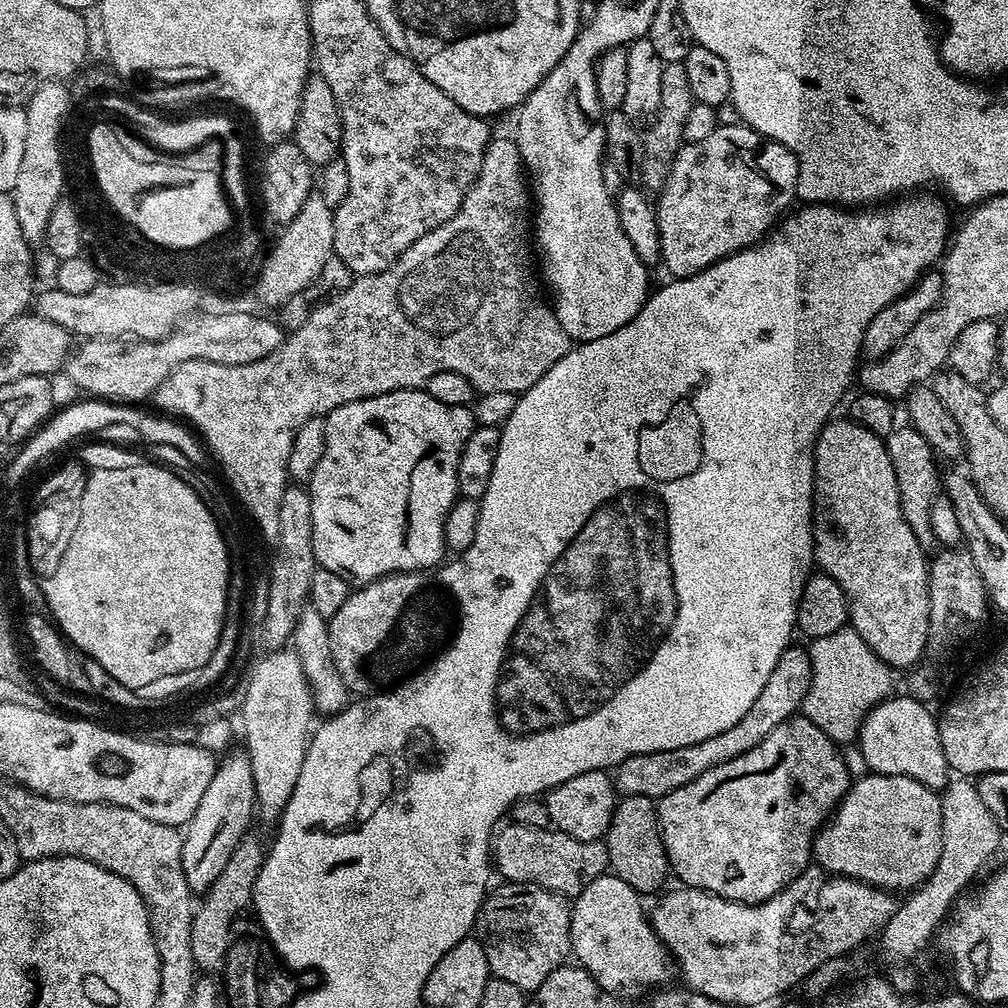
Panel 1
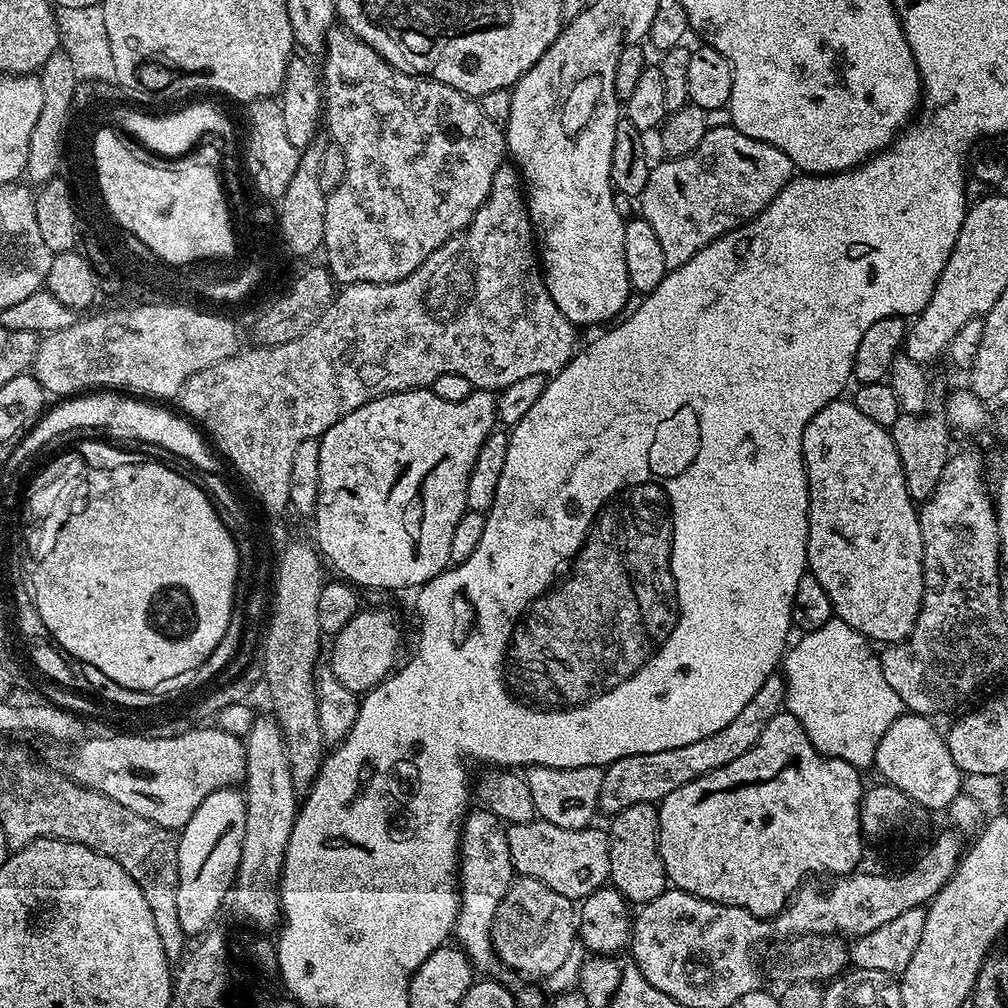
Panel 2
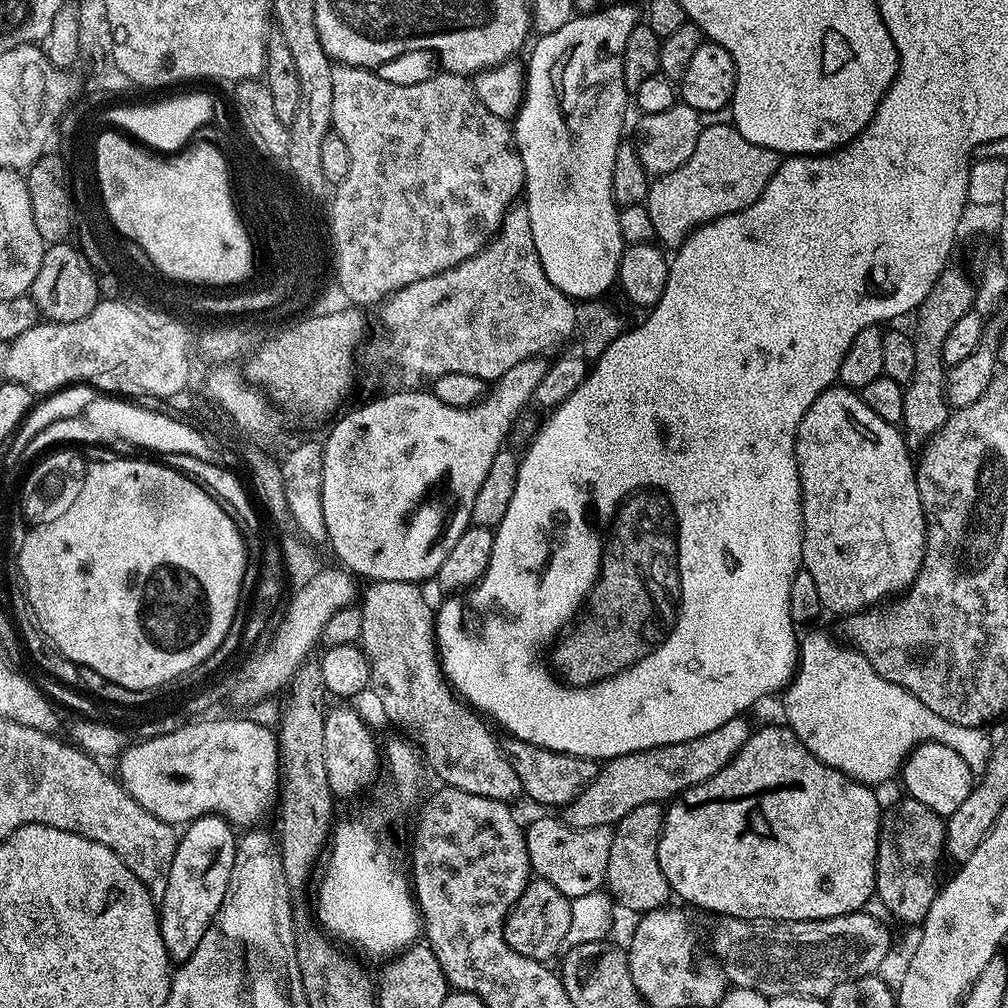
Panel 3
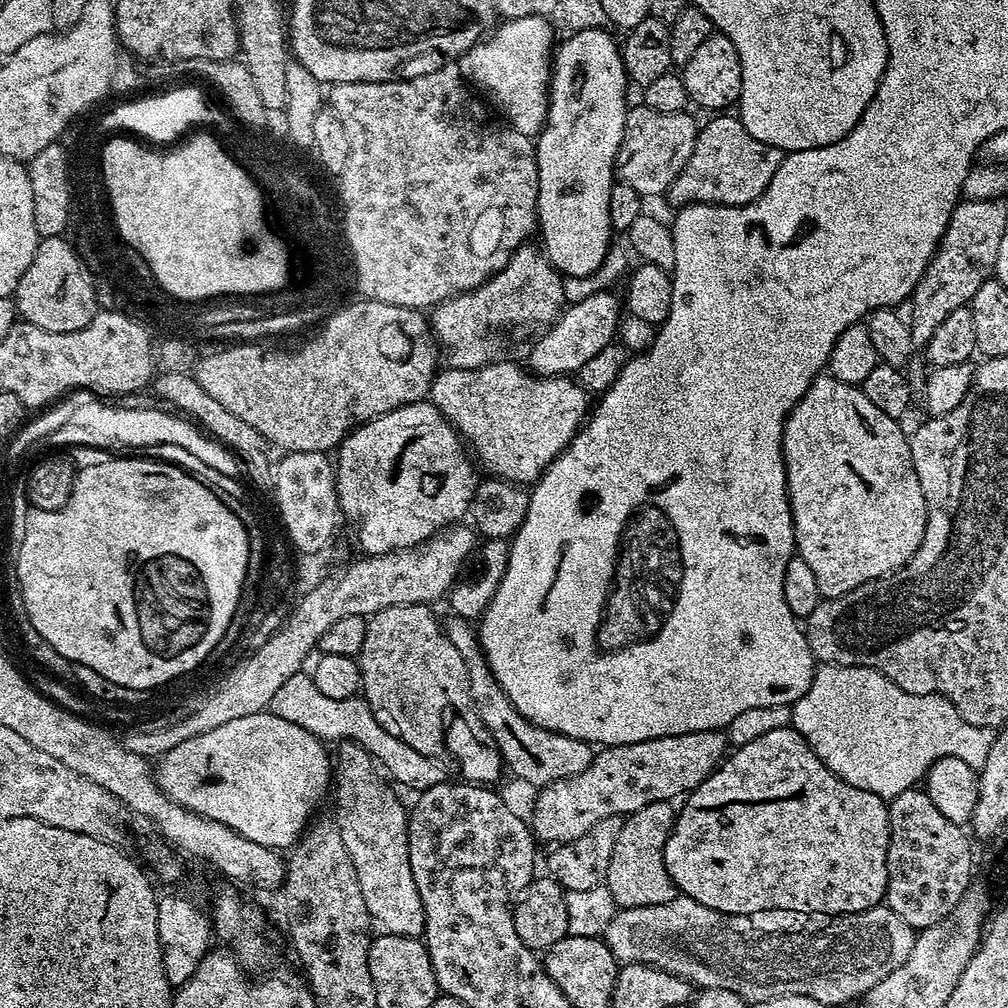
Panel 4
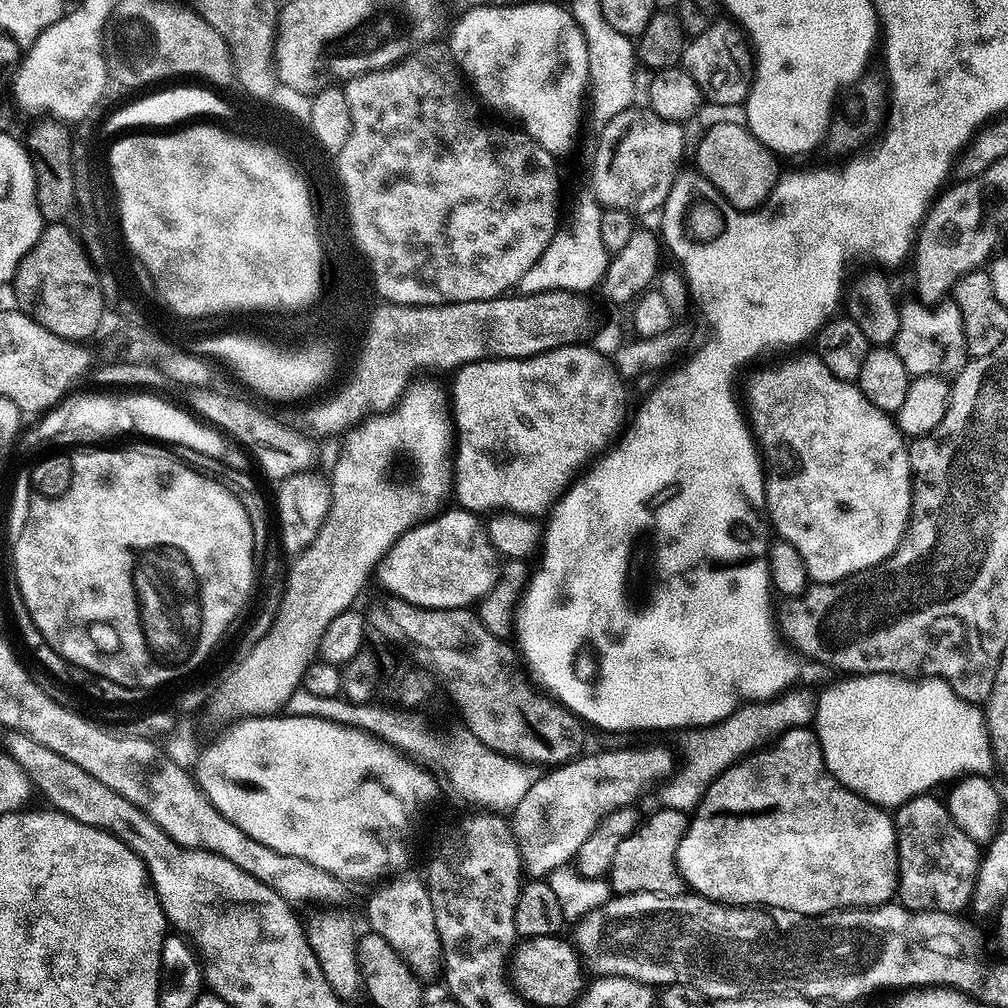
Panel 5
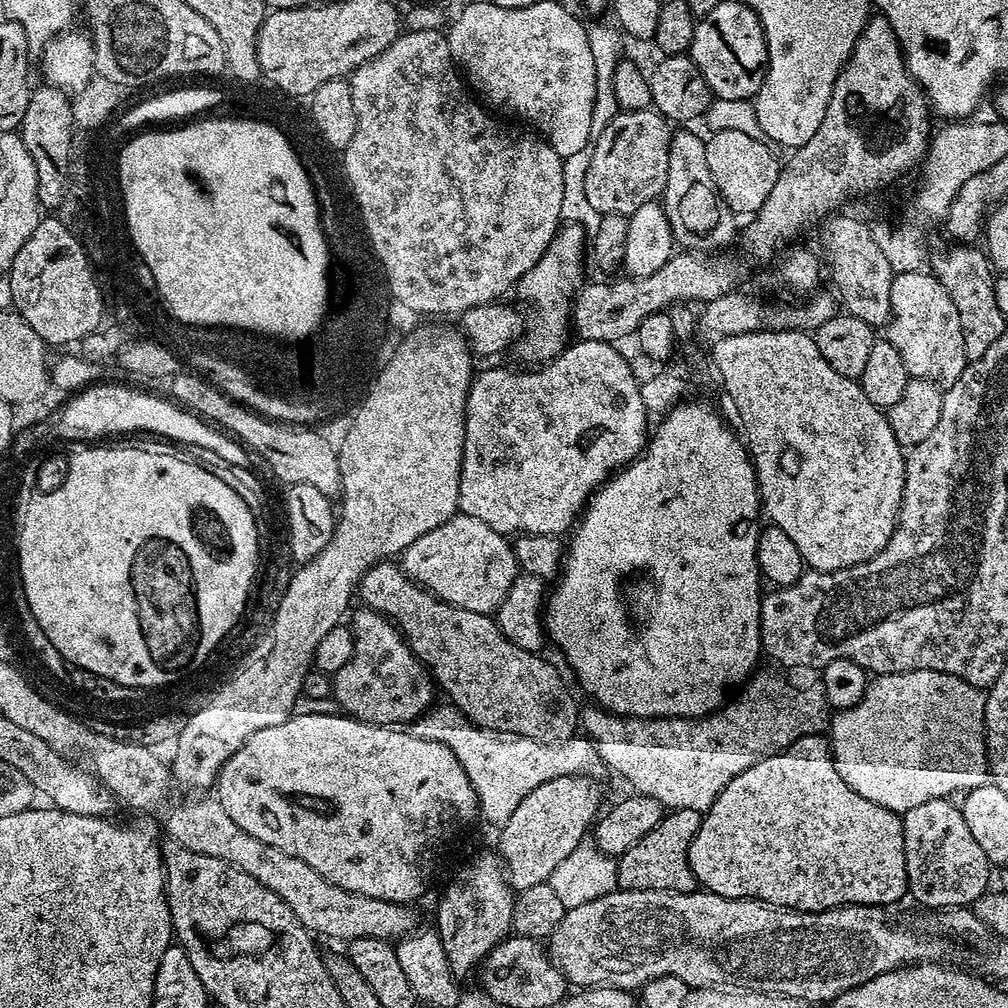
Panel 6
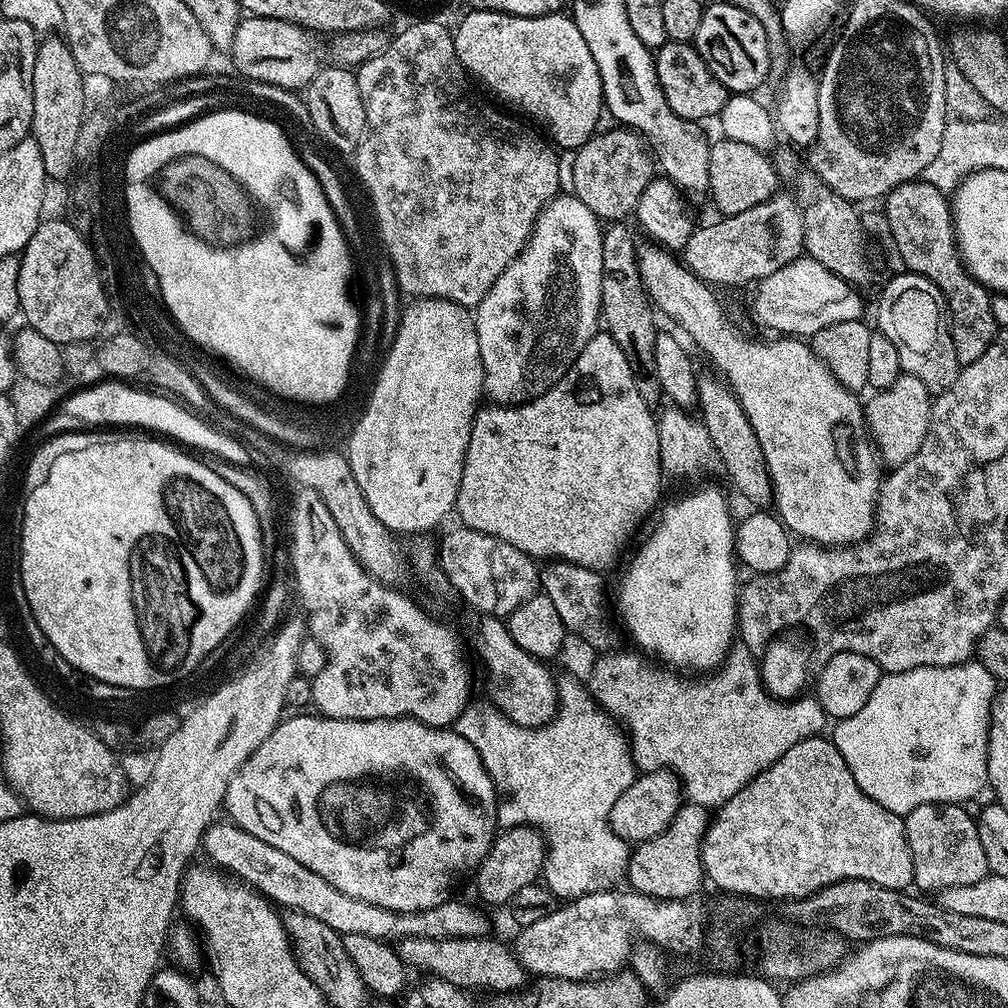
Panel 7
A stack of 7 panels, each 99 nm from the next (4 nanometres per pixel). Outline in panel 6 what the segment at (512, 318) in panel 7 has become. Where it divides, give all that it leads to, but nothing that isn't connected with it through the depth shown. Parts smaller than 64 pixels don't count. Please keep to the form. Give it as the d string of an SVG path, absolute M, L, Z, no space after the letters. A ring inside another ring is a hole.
M565 223L557 231L542 258L528 271L514 289L526 303L532 304L532 317L526 320L526 327L515 341L516 356L524 366L549 364L557 354L570 343L570 321L572 302L582 287L586 260L586 233L580 224Z

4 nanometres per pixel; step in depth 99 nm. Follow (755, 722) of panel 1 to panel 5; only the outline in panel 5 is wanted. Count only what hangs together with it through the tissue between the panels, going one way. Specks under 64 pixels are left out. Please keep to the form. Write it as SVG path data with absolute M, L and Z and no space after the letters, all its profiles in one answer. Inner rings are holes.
M644 744L641 748L612 748L609 752L596 752L593 756L581 754L575 760L553 767L543 776L537 775L534 786L522 794L522 802L512 809L510 823L512 833L516 835L516 844L520 847L520 862L523 871L532 878L544 878L555 868L563 868L575 861L582 842L594 834L594 826L602 822L606 814L619 808L631 808L639 796L648 791L659 789L672 779L678 768L676 756L664 744Z

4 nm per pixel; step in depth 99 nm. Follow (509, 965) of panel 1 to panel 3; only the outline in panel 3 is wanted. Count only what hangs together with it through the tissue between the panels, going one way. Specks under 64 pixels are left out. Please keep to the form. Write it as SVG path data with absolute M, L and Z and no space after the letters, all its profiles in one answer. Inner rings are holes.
M539 878L529 879L526 890L522 890L518 902L508 911L504 920L506 942L526 958L548 962L551 956L559 957L565 947L566 930L570 930L571 905L571 899L550 886L550 882Z

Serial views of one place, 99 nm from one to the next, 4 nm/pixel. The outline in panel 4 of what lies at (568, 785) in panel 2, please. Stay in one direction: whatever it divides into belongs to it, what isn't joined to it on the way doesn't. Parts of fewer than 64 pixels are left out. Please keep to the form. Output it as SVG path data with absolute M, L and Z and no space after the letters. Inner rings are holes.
M452 618L449 621L449 624L443 625L444 633L454 644L454 650L458 650L458 654L462 654L466 662L472 701L486 730L490 730L498 746L503 767L507 771L509 768L522 783L533 784L533 789L536 790L589 768L594 755L593 745L587 744L585 740L570 738L561 732L546 730L518 714L518 710L512 705L510 698L506 698L506 694L500 689L500 683L488 668L488 660L484 656L484 649L480 647L477 629L467 620Z

